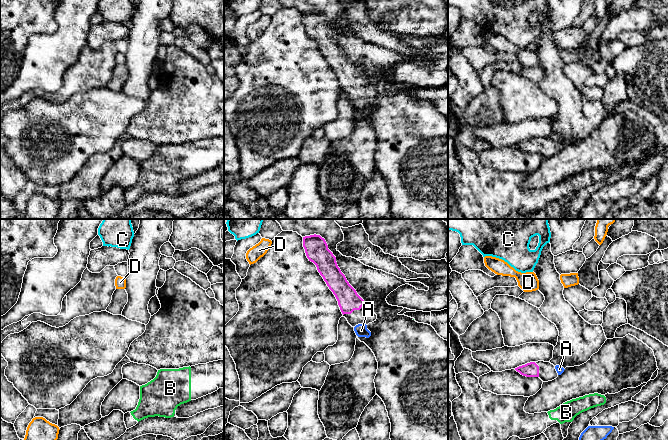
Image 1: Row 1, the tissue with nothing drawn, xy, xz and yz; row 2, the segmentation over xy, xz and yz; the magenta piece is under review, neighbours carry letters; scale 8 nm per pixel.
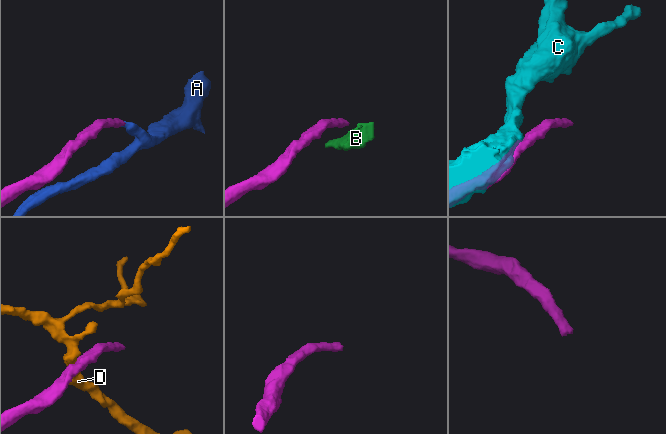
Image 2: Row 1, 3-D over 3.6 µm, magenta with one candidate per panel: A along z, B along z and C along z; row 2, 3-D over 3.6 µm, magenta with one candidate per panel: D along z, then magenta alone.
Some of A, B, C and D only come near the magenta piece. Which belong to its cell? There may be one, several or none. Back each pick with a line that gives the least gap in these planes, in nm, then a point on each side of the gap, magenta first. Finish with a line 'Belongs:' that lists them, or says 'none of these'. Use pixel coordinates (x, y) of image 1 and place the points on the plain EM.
A: 110 nm | xz (350, 89), (356, 101)
Belongs: A

